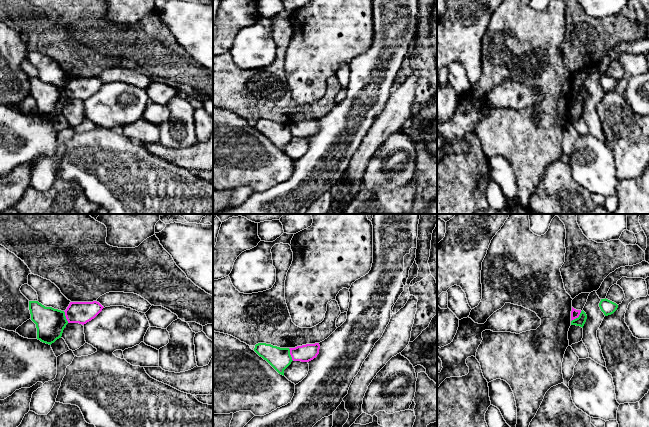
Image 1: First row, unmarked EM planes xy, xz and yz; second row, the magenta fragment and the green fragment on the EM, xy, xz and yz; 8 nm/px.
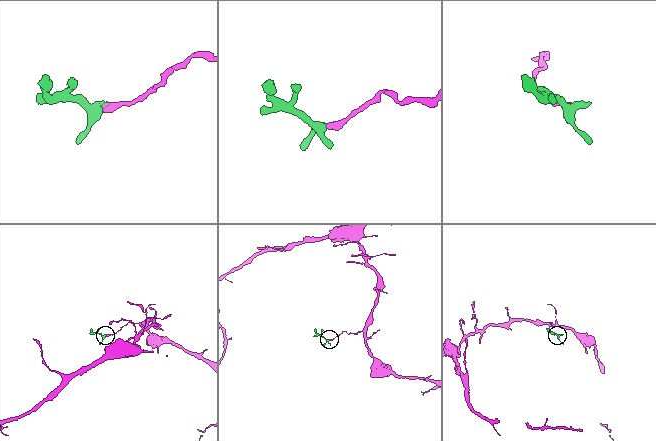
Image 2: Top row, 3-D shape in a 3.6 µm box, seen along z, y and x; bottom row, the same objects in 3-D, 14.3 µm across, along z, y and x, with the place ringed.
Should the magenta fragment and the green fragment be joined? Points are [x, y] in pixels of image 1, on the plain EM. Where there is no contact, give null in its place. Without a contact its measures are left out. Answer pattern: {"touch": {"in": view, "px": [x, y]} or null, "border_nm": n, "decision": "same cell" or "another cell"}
{"touch": {"in": "yz", "px": [577, 93]}, "border_nm": 120, "decision": "another cell"}

